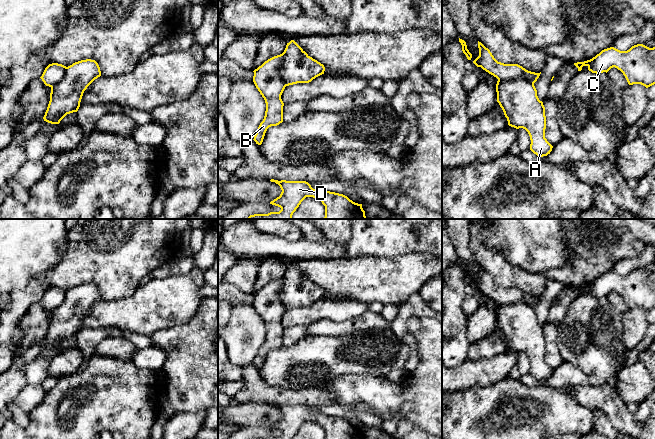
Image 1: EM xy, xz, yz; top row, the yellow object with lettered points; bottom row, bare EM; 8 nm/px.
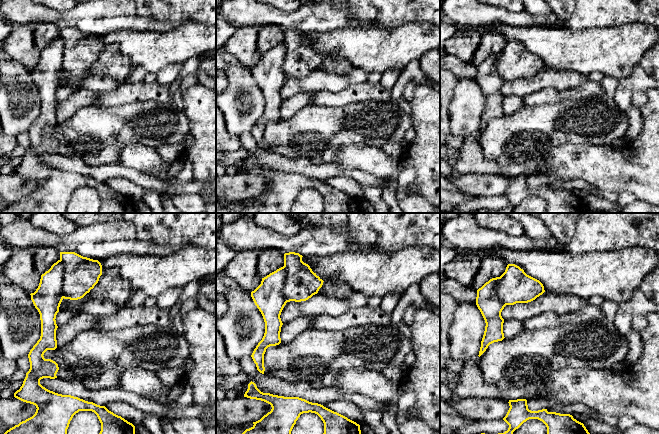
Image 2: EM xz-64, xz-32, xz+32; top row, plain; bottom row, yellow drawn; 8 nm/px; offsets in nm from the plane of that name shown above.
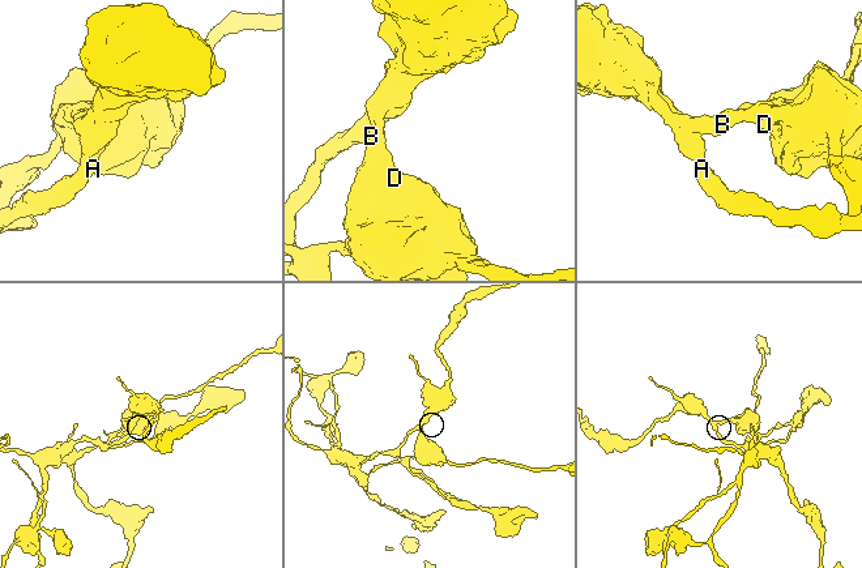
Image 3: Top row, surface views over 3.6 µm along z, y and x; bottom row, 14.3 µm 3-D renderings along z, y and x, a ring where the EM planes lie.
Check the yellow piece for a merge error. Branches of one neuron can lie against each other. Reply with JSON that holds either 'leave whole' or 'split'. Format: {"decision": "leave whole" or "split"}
{"decision": "split"}

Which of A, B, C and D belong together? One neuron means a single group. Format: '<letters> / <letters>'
A / B C D

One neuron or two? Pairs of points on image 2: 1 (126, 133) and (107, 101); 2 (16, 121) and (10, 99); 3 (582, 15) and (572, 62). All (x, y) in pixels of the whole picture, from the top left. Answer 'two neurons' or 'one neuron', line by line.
1: two neurons
2: one neuron
3: two neurons

